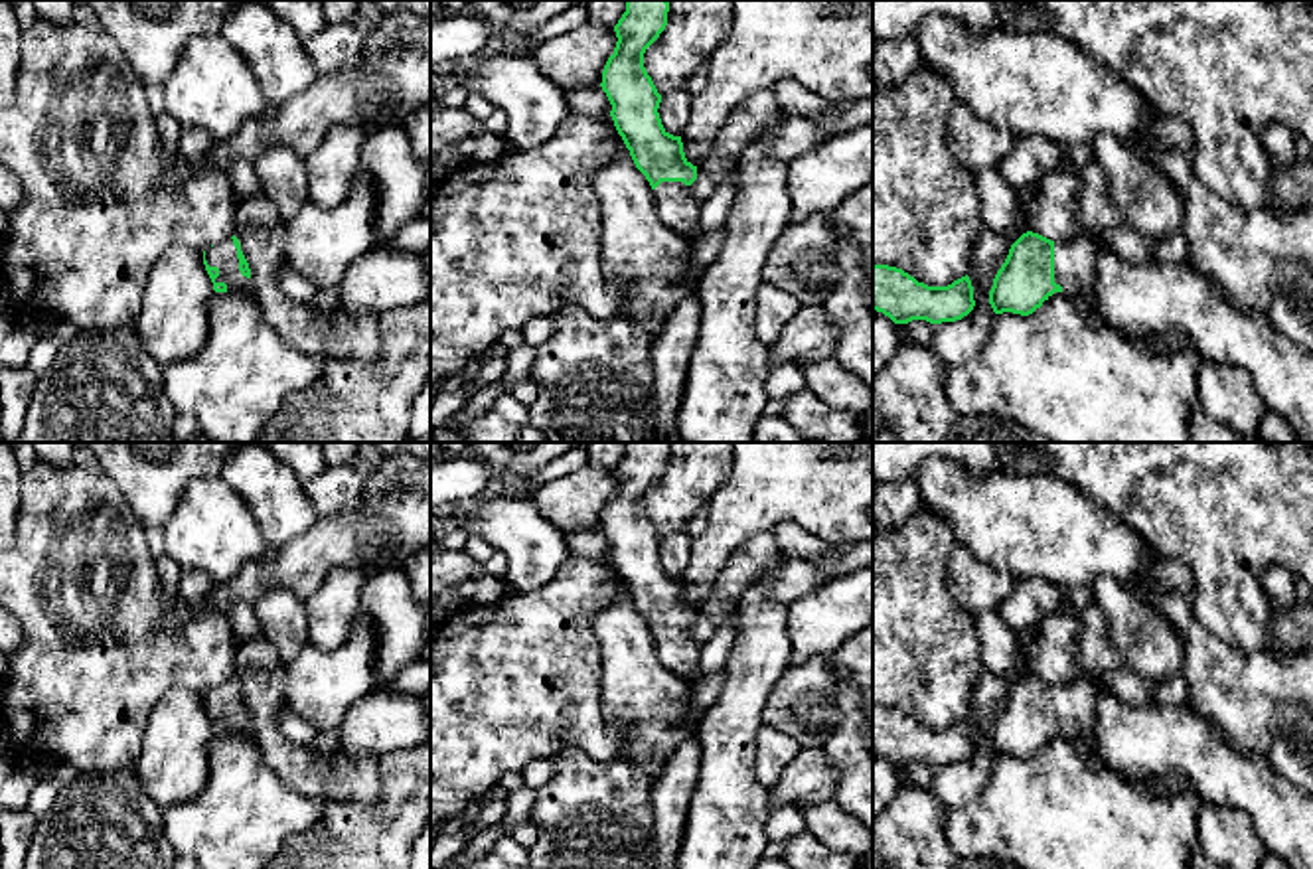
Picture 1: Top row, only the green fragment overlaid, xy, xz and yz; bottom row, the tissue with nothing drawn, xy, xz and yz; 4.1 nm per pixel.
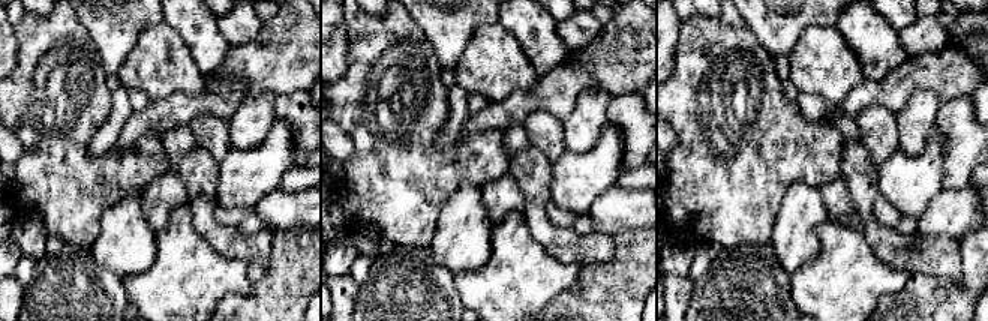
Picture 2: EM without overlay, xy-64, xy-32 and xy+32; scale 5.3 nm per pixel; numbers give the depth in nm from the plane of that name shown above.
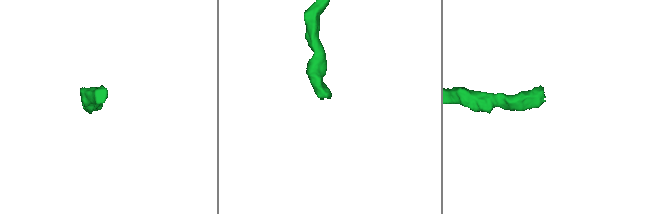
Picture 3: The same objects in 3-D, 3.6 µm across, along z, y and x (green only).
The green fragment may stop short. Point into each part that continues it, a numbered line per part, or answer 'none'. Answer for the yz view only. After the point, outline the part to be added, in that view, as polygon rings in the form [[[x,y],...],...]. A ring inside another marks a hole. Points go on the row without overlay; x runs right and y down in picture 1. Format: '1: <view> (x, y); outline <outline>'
1: yz (1075, 704); outline [[[1088,681],[1054,685],[1054,725],[1062,737],[1078,750],[1090,768],[1106,768],[1104,758],[1094,747],[1094,717],[1098,689]]]

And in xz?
1: xz (676, 650); outline [[[661,624],[654,632],[656,654],[663,668],[695,683],[699,679],[701,646],[683,624]]]

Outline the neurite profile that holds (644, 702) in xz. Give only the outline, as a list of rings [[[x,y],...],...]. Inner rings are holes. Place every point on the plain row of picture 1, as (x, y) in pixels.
[[[618,573],[616,583],[616,594],[598,608],[592,618],[602,658],[600,687],[604,717],[608,725],[622,735],[620,756],[656,780],[675,749],[683,741],[697,737],[697,723],[703,713],[695,713],[689,707],[691,683],[659,664],[654,632],[636,610]]]

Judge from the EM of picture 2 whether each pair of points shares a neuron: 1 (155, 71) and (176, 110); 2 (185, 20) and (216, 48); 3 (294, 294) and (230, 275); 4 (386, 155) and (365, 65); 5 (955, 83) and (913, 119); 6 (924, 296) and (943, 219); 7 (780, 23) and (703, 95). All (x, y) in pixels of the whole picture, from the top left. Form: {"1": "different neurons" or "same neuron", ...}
{"1": "different neurons", "2": "same neuron", "3": "different neurons", "4": "same neuron", "5": "different neurons", "6": "different neurons", "7": "different neurons"}

